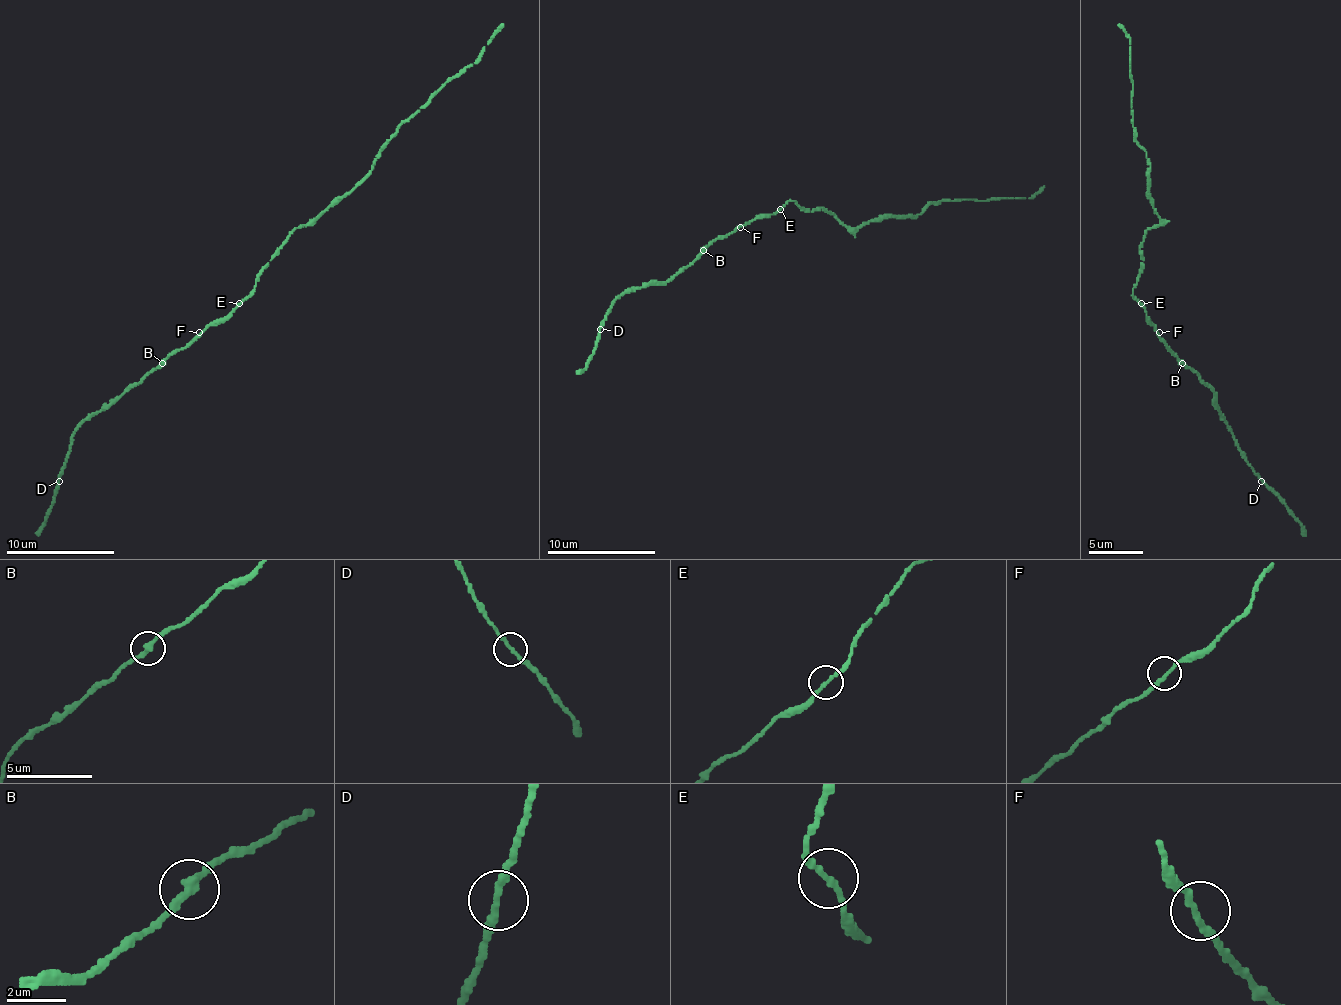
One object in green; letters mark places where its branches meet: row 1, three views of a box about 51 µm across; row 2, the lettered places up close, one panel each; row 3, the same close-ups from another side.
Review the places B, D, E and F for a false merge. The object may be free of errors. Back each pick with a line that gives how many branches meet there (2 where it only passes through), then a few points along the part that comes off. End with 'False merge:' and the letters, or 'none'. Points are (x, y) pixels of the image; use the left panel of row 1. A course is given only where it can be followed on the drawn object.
False merge: none

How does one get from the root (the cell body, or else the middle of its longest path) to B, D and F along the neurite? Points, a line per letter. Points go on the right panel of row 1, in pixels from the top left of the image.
B: (1132, 292), (1156, 332), (1183, 362)
D: (1132, 292), (1164, 343), (1213, 392), (1213, 402), (1234, 435), (1240, 454), (1261, 481)
F: (1132, 292), (1159, 332)

